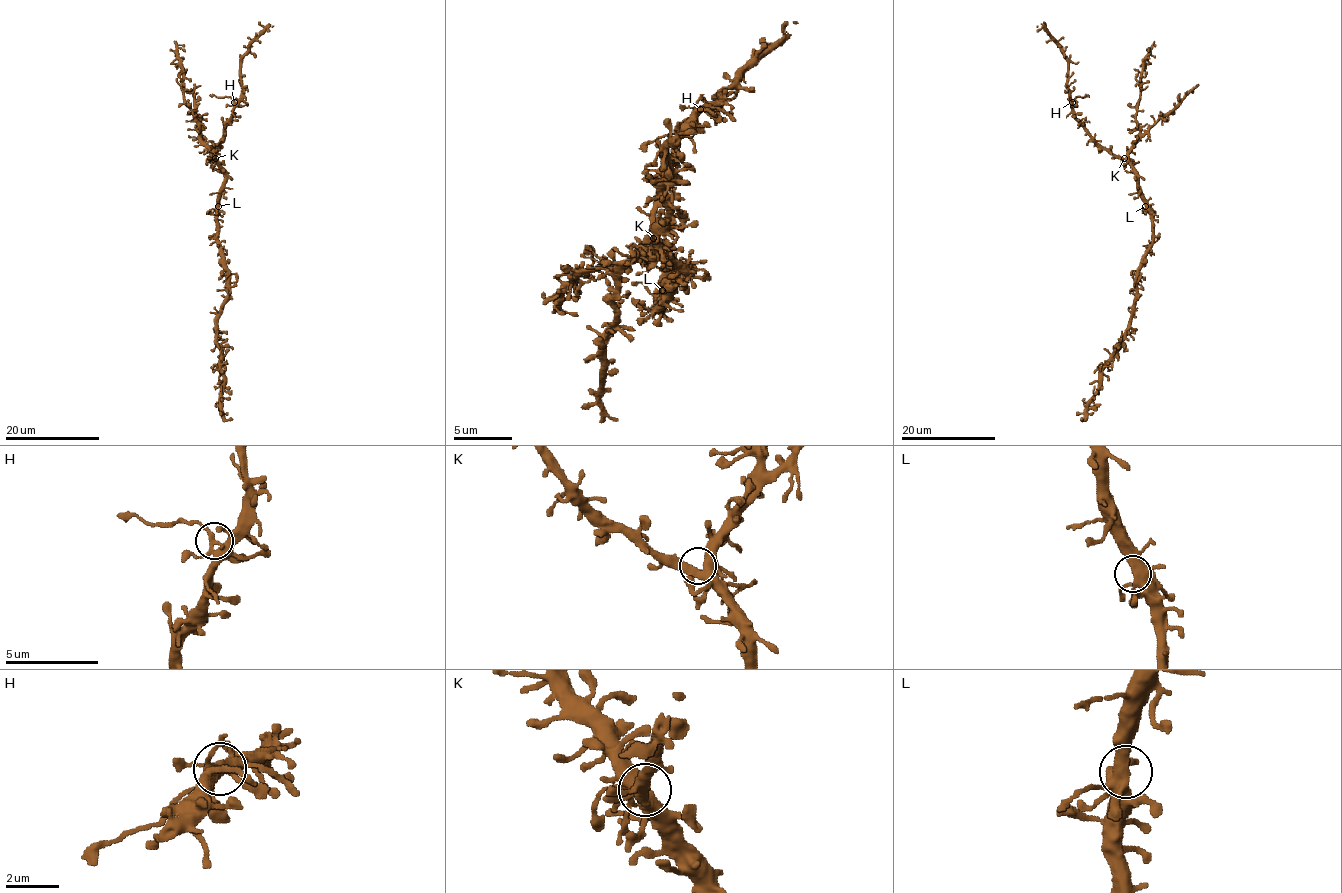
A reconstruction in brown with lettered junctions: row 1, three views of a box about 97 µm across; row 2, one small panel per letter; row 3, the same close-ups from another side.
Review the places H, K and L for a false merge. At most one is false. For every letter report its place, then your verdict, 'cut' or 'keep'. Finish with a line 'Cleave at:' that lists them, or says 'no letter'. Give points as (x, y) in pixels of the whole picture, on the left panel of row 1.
H: (234, 102) | cut
K: (215, 158) | keep
L: (218, 206) | keep
Cleave at: H

